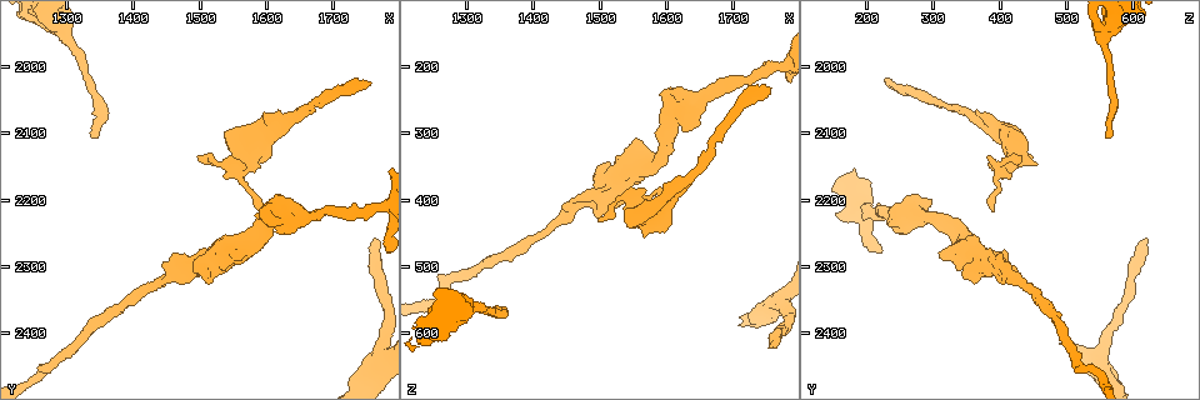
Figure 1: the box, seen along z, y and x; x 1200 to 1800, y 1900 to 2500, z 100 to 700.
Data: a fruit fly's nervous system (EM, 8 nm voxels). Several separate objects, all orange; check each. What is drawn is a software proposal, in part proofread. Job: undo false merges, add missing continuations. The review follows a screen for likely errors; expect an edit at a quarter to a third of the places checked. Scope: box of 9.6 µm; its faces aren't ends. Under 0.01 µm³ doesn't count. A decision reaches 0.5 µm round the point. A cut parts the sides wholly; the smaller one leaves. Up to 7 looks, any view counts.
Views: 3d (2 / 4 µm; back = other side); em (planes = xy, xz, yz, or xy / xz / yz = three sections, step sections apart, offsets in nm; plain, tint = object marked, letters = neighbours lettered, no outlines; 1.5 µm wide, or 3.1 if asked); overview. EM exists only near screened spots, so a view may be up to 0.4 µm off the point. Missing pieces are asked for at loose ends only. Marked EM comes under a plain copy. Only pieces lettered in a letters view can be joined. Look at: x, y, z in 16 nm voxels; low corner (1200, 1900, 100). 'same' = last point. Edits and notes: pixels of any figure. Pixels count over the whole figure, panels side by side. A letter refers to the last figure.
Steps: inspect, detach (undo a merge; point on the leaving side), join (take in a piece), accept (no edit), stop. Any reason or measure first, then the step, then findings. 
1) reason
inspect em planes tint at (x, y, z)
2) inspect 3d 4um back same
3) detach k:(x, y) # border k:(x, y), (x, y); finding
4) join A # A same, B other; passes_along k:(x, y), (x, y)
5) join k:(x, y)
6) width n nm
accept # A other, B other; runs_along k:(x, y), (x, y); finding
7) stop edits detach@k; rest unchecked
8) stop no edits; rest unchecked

end of a long branch
inspect 3d 4um at (1345, 2110, 565)

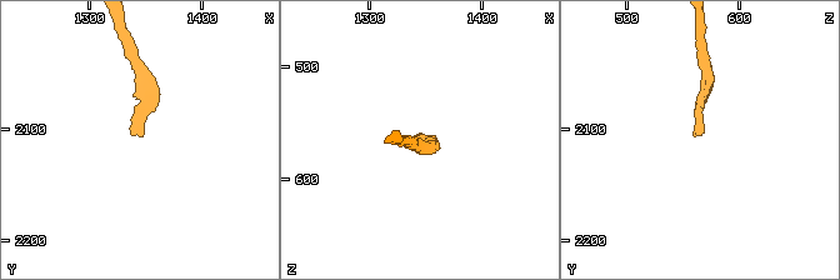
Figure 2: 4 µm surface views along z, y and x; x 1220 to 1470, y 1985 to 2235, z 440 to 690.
need the tissue
inspect em planes letters at (1344, 2110, 560)

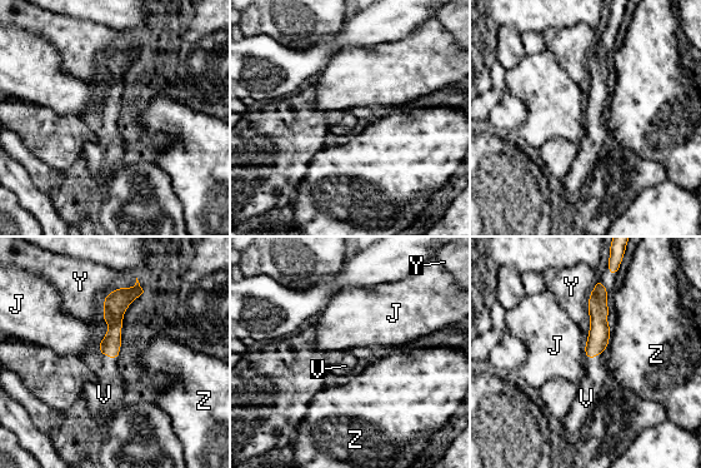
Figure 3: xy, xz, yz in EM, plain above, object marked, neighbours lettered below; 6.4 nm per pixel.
width 140 nm
join V # J other, V same, Y other, Z other; passes_along 3:(599, 334), (595, 356), (596, 371); the neuron continues

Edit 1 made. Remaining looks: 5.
an open end
inspect 3d 4um at (1585, 2225, 320)

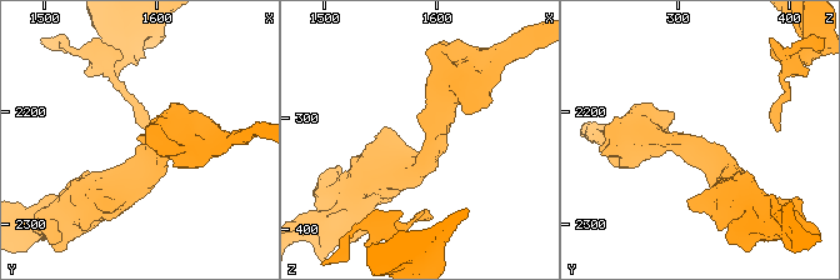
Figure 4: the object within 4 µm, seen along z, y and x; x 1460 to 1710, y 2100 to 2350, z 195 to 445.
inspect em yz step 8 letters at (1590, 2224, 322)

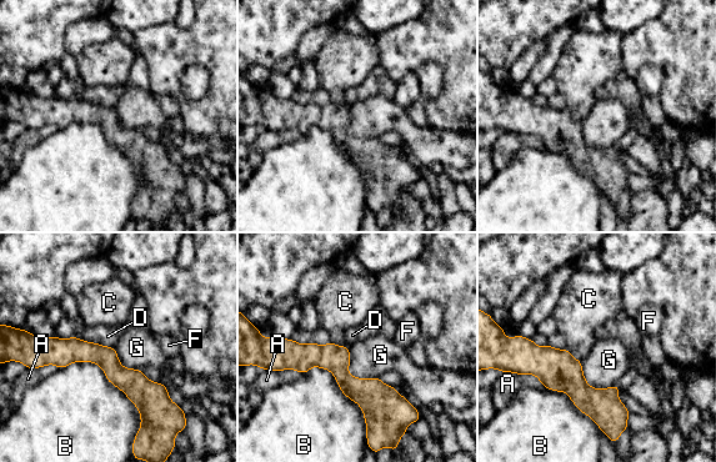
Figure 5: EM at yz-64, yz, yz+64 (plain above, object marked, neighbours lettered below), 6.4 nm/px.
inspect em planes letters same

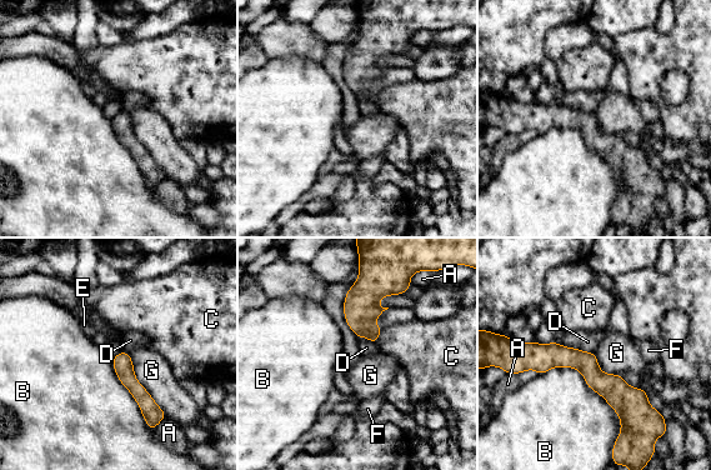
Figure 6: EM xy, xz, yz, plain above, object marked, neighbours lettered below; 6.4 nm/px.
longest_contact B 650 nm
accept # A other, B other, C other, D other, E other, F other, G other; border 6:(125, 351), (136, 380), (166, 416); none of them fits

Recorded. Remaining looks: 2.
tapers out
inspect em planes tint at (1755, 2025, 230)

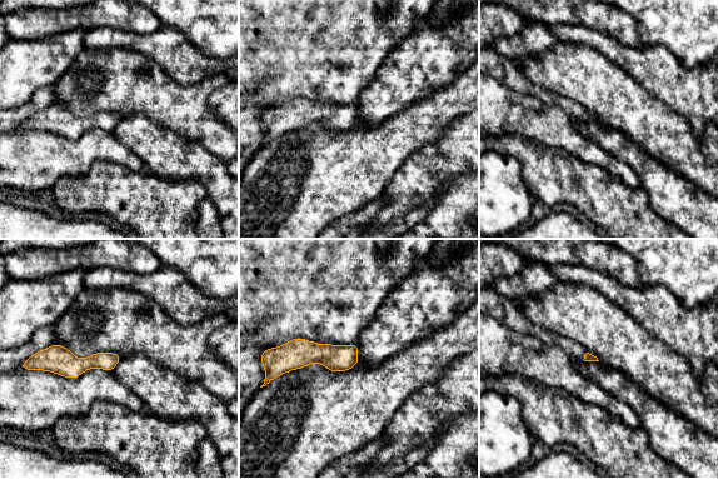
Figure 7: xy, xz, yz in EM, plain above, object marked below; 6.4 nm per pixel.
inspect em planes letters same

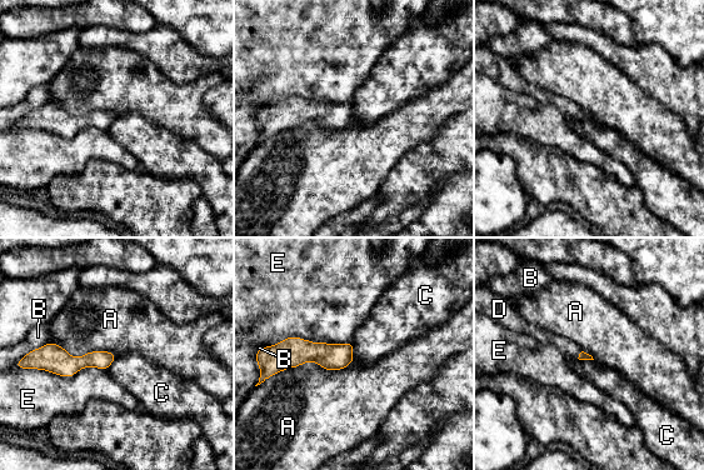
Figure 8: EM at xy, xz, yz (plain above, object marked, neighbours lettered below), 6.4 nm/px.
join D # A other, B other, C other, D same, E other; passes_along 8:(583, 355), (579, 355), (565, 345); it goes on there

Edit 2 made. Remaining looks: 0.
stop edits join@3, join@8; rest unchecked

